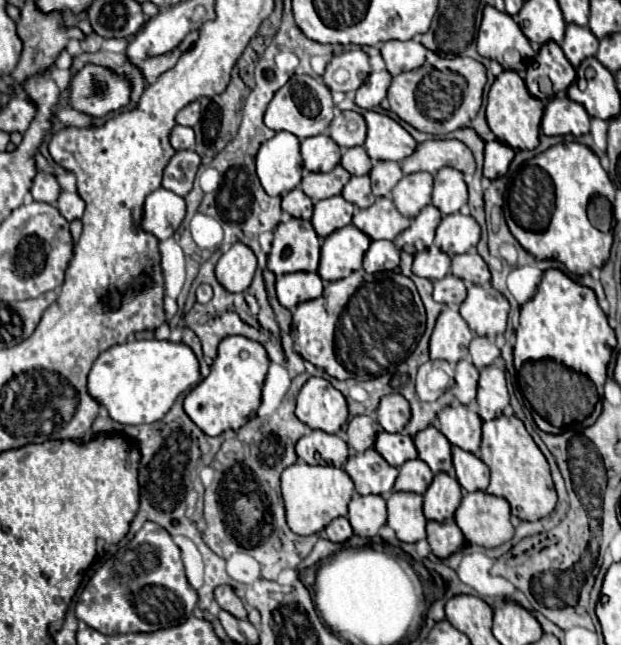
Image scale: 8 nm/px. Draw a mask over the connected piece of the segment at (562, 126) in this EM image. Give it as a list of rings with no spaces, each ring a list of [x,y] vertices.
[[[556,95],[548,101],[542,117],[542,133],[548,137],[556,135],[586,135],[590,131],[590,115],[580,103],[570,101],[568,95]]]

